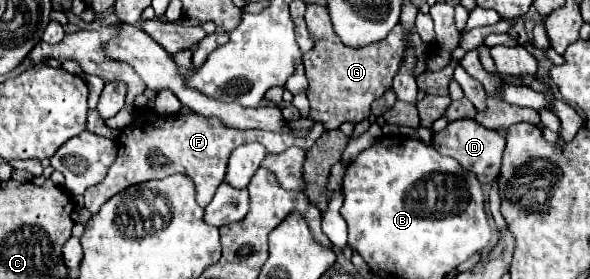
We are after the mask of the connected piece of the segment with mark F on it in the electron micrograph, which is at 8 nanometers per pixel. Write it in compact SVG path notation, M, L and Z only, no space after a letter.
M149 108L135 110L135 120L129 126L125 126L123 134L119 134L117 138L117 158L111 164L107 176L103 178L101 184L95 184L93 188L85 190L85 208L95 214L109 198L119 194L127 186L141 184L141 182L155 180L155 178L165 178L175 172L183 172L195 182L197 202L201 206L207 206L217 186L225 180L225 168L227 168L229 154L239 144L259 142L267 148L269 154L279 154L293 144L309 150L323 132L325 128L321 122L315 122L311 132L301 138L301 136L277 134L277 132L265 132L265 130L231 130L231 128L225 128L219 120L199 118L197 114L159 116Z

